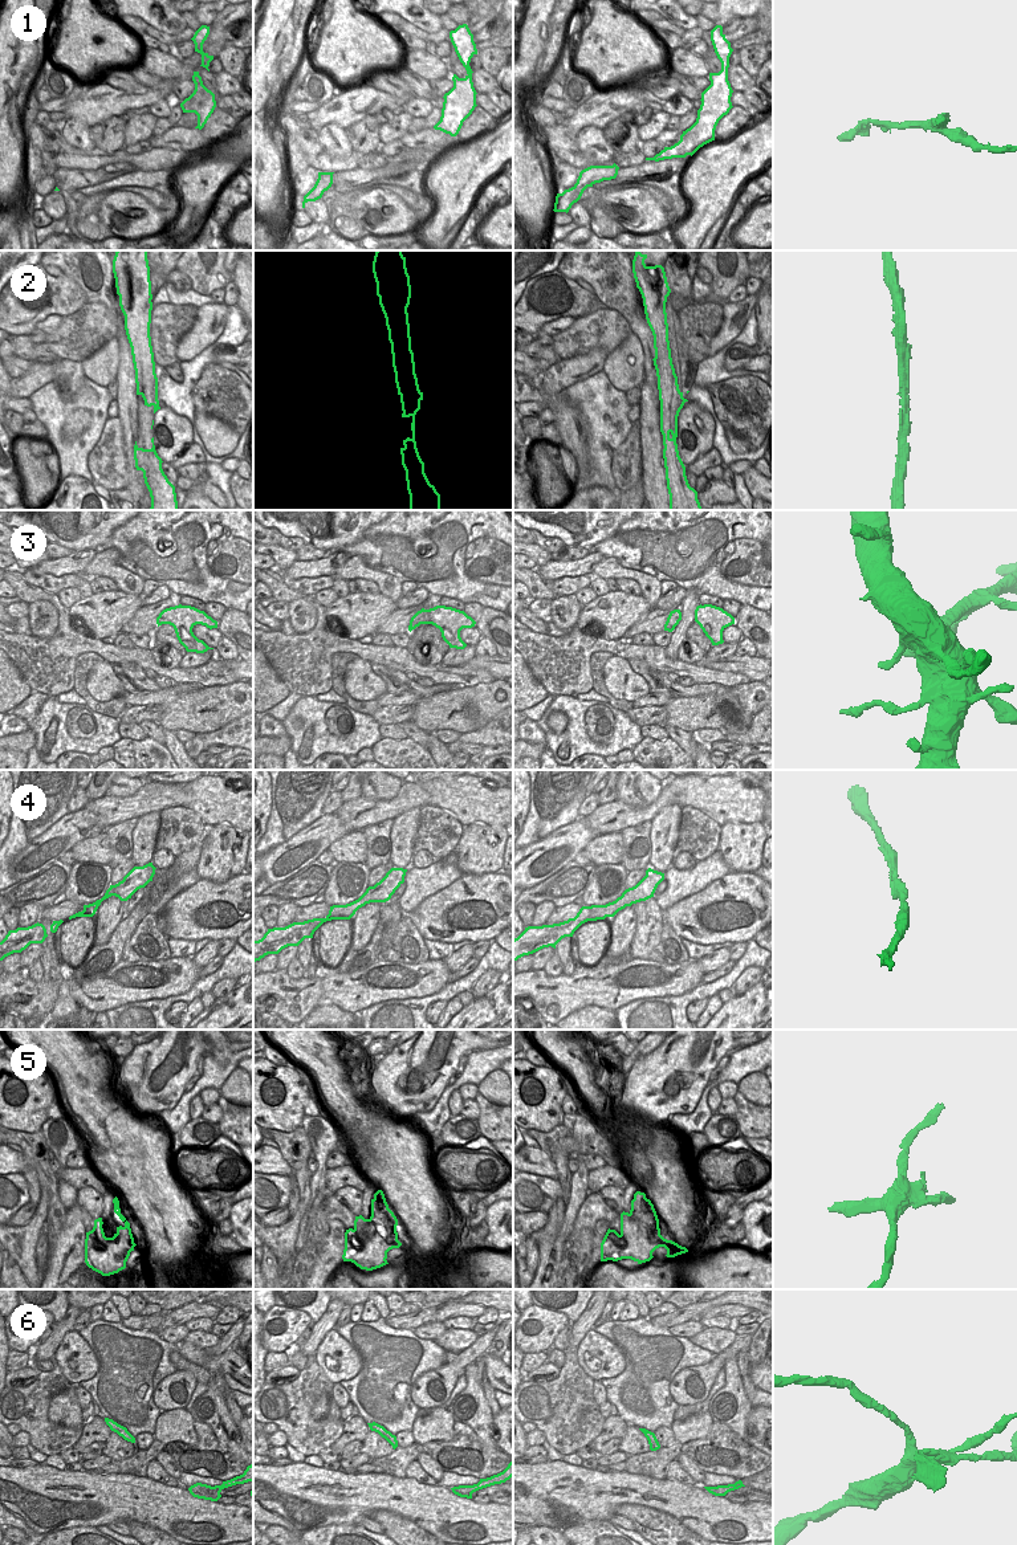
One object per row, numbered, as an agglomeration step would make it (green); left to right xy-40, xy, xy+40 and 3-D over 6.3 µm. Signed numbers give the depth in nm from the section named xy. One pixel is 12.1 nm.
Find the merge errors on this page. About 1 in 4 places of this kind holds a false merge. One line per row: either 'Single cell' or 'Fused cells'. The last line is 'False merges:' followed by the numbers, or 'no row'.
1: Fused cells
2: Single cell
3: Single cell
4: Single cell
5: Fused cells
6: Fused cells
False merges: 1, 5, 6

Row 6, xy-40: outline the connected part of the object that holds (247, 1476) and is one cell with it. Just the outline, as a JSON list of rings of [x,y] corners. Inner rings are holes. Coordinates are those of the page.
[[[253,1463],[251,1465],[247,1467],[247,1469],[244,1471],[243,1475],[236,1476],[231,1480],[223,1481],[221,1485],[215,1485],[216,1488],[224,1489],[236,1484],[244,1484],[248,1481],[253,1481]]]

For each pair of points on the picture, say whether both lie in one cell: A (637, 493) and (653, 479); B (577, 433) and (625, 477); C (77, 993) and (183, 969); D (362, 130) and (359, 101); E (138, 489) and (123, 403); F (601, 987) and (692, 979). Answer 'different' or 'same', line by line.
A: different
B: different
C: same
D: different
E: same
F: same

